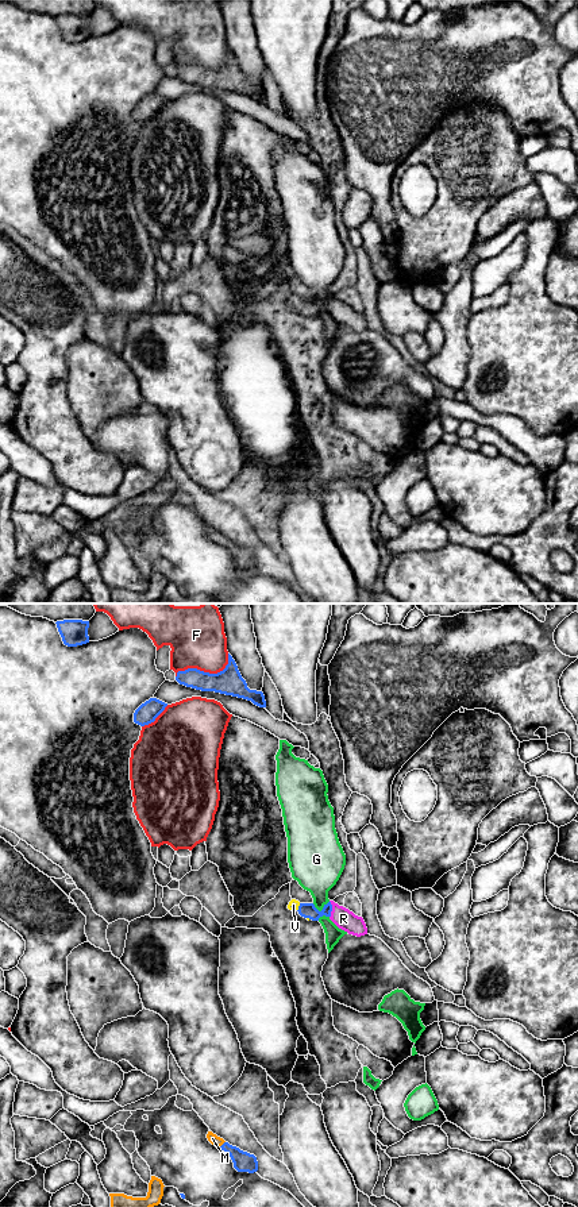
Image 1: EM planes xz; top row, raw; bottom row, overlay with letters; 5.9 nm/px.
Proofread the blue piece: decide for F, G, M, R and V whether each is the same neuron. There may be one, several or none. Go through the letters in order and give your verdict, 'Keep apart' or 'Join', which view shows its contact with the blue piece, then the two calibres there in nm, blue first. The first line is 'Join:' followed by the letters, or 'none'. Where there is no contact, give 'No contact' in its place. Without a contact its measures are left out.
Join: M, R, V
F: Keep apart. Touches blue in xz. Thickness 160 nm (blue) against 340 nm
G: Keep apart. Touches blue in xz. Thickness 90 nm (blue) against 280 nm
M: Join. Touches blue in xz. Thickness 120 nm (blue) against 60 nm
R: Join. Touches blue in xz. Thickness 90 nm (blue) against 120 nm
V: Join. Touches blue in xz. Thickness 90 nm (blue) against 70 nm

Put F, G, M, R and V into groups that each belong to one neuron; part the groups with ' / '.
F / G / M R V

